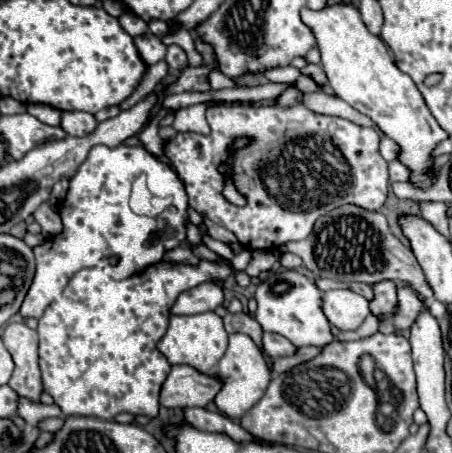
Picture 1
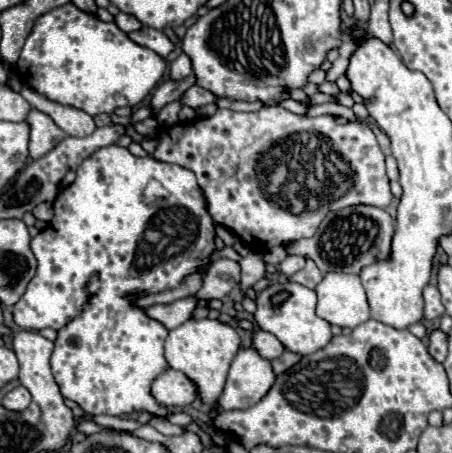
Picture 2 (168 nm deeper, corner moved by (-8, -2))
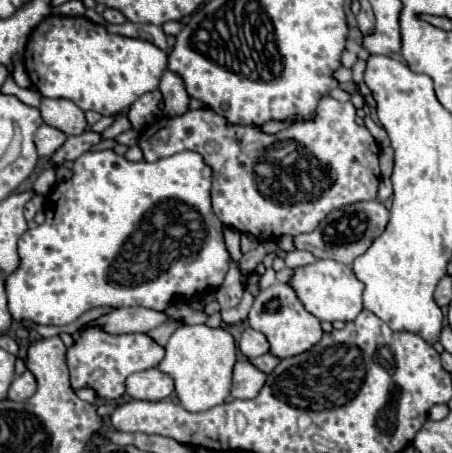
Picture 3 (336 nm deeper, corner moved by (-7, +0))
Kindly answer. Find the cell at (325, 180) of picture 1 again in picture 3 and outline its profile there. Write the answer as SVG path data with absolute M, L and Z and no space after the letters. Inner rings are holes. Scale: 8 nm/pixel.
M321 98L311 120L299 120L277 134L265 134L255 124L229 124L227 118L215 114L211 108L189 110L183 116L165 116L159 122L155 122L155 126L143 130L139 146L147 162L155 162L183 150L201 154L207 166L213 170L211 200L217 218L229 228L255 236L259 242L277 240L285 234L297 236L303 232L311 232L335 208L361 200L377 200L381 176L379 144L365 126L359 126L355 122L355 106L351 102Z

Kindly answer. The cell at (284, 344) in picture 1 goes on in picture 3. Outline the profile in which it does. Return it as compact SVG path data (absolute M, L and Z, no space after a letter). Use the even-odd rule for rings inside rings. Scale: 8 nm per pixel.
M245 328L241 334L241 342L239 342L239 350L247 356L247 358L257 358L269 352L269 342L267 336L253 330L253 328Z

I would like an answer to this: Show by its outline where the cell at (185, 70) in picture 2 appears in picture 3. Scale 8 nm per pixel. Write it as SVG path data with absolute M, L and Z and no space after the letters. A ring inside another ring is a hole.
M167 70L161 78L159 90L163 92L163 100L165 100L165 114L167 116L179 116L185 114L189 110L189 94L183 86L183 80L179 78L179 74Z

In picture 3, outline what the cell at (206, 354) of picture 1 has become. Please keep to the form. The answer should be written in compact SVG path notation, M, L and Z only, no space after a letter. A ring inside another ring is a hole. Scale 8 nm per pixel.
M185 324L171 334L159 370L175 380L175 392L181 400L181 406L189 412L201 412L223 404L225 398L229 396L235 354L237 354L235 338L227 330L211 328L207 324L197 326Z

